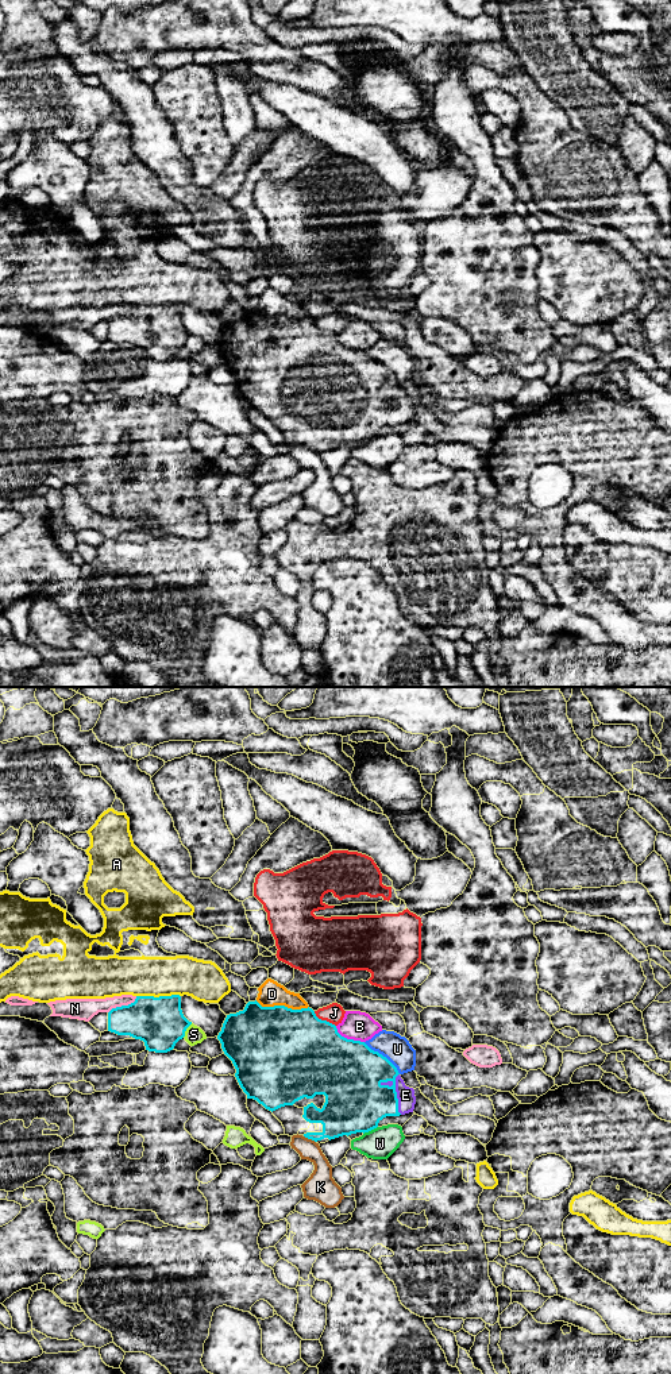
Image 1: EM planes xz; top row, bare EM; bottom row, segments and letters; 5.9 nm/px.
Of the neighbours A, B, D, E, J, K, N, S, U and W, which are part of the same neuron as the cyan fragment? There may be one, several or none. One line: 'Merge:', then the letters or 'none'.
Merge: E

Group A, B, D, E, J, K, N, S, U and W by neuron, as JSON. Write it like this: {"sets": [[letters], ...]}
{"sets": [["A"], ["B"], ["D"], ["E"], ["J"], ["K"], ["N"], ["S"], ["U"], ["W"]]}

